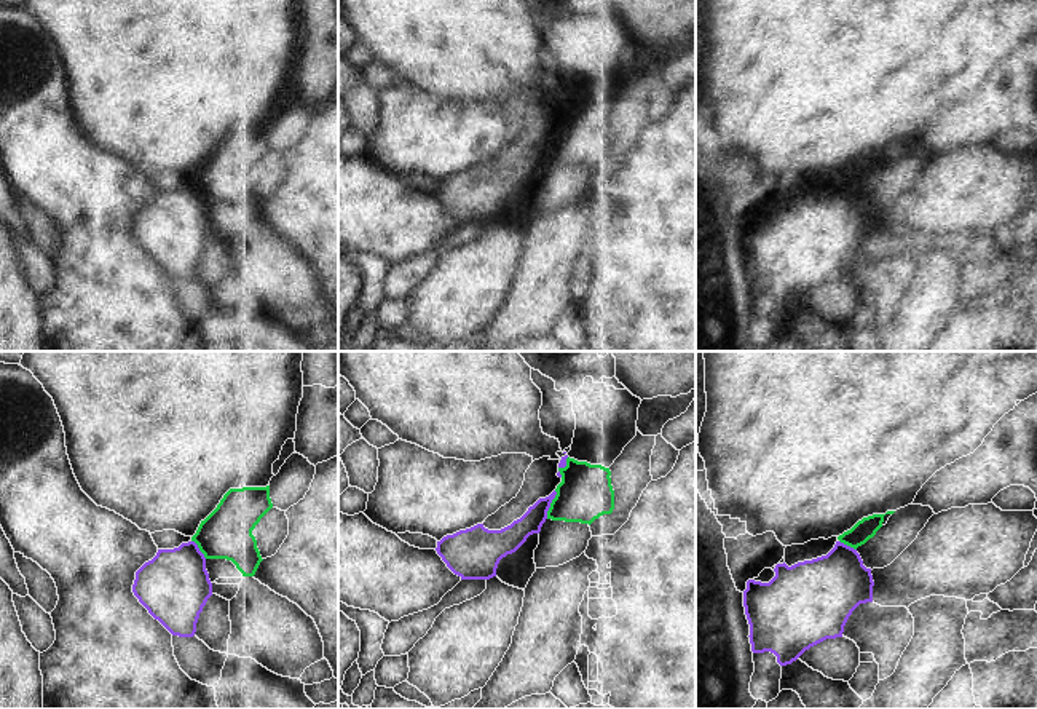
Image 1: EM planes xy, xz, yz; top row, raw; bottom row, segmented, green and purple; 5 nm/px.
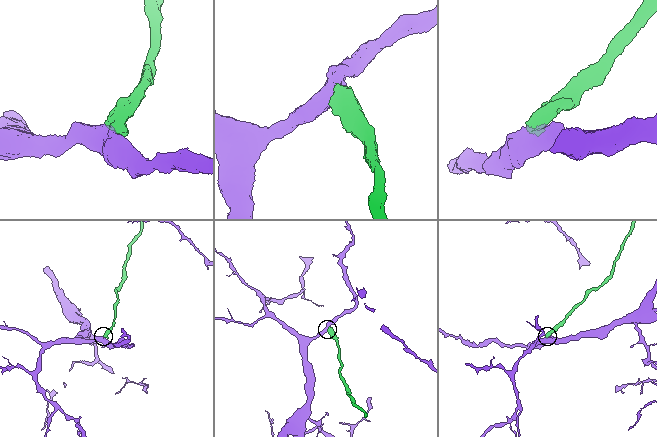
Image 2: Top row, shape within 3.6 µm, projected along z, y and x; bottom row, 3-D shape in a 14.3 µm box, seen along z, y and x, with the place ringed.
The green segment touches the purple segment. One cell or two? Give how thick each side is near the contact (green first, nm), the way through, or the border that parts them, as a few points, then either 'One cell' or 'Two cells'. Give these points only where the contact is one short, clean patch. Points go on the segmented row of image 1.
Thickness 280 nm (green) against 120 nm. Boundary: xz (555, 491), (546, 518). Two cells.

